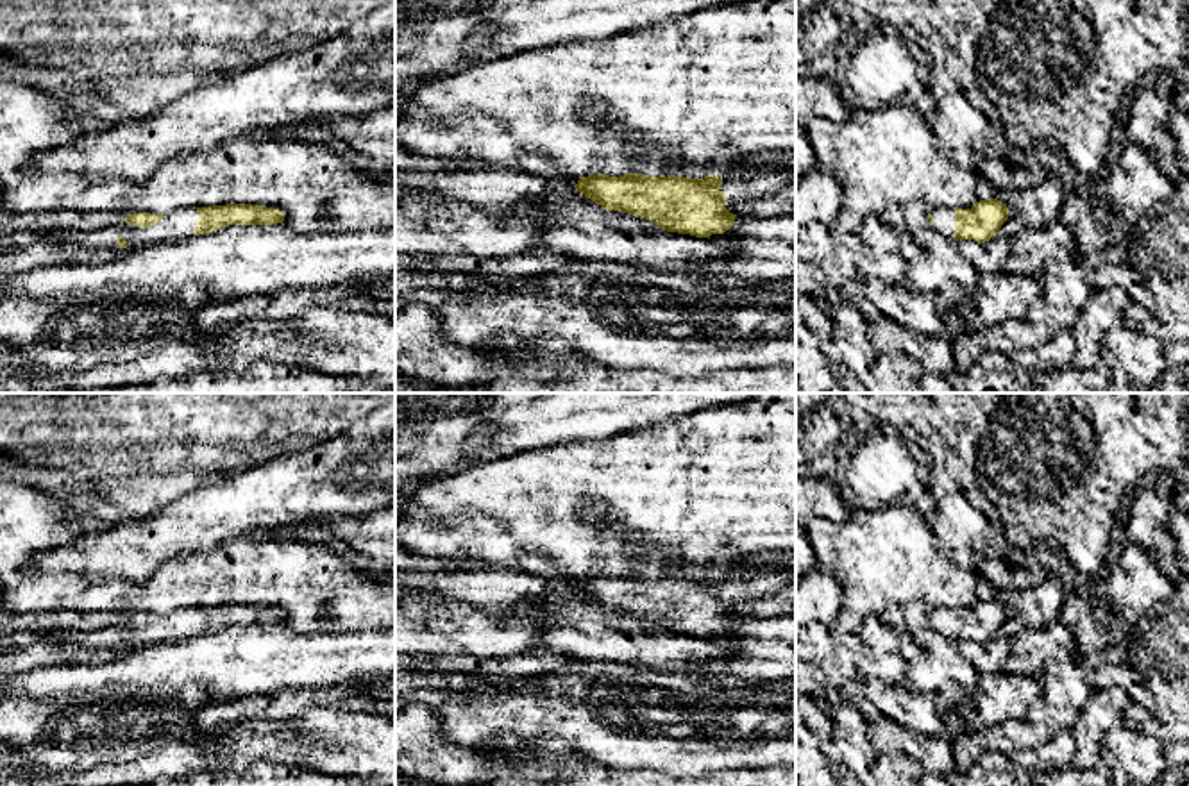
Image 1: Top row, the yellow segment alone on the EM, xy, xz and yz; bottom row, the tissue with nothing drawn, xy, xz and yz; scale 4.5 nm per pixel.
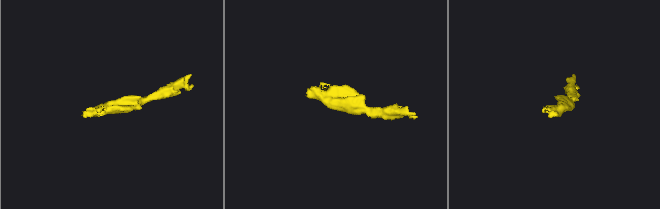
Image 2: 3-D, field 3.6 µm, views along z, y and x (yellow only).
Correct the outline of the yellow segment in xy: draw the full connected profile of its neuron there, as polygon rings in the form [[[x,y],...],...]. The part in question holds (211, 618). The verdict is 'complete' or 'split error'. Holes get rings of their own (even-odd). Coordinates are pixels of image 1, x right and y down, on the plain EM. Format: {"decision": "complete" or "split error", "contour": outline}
{"decision": "split error", "contour": [[[227,604],[211,607],[186,607],[172,615],[134,613],[118,627],[95,631],[91,636],[77,638],[95,650],[122,650],[134,645],[154,645],[190,636],[207,634],[229,625],[277,625],[284,613],[266,606]]]}

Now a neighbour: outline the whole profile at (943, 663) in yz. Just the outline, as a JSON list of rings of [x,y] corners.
[[[928,631],[899,634],[896,652],[912,657],[907,665],[905,686],[923,695],[935,695],[949,682],[973,686],[973,665],[957,647],[957,641]]]

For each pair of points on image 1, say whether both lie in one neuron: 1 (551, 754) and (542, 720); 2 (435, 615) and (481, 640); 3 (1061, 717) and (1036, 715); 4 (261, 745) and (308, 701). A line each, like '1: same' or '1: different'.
1: different
2: same
3: same
4: different

